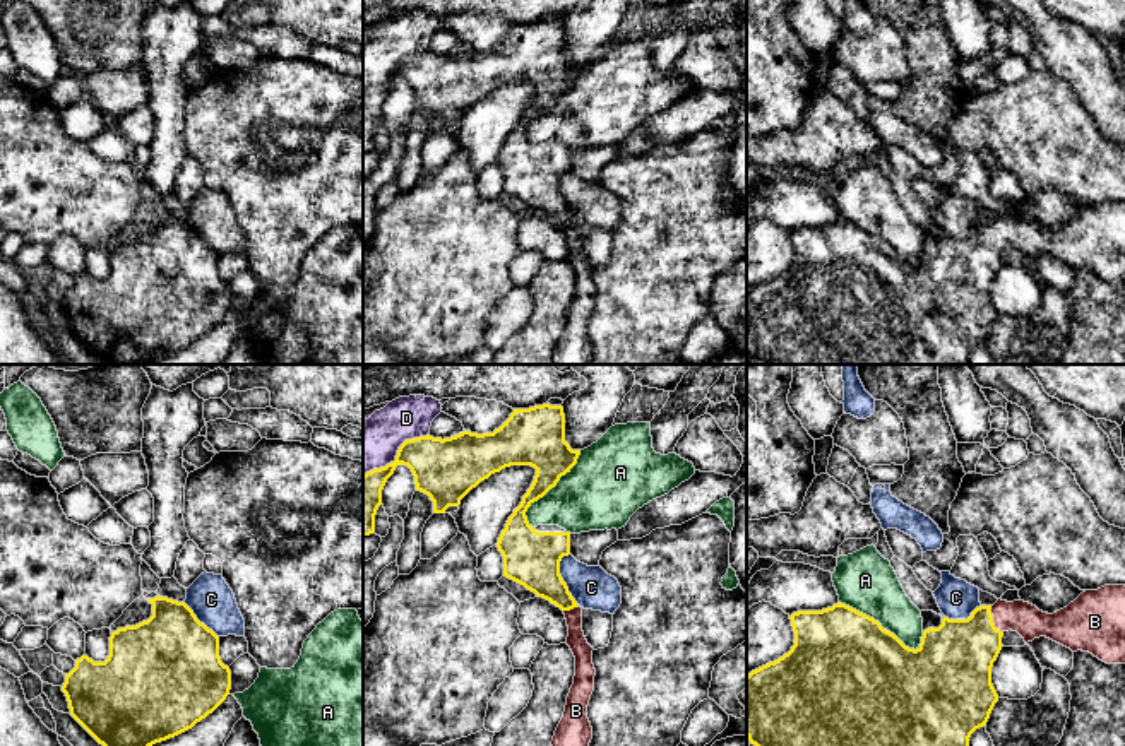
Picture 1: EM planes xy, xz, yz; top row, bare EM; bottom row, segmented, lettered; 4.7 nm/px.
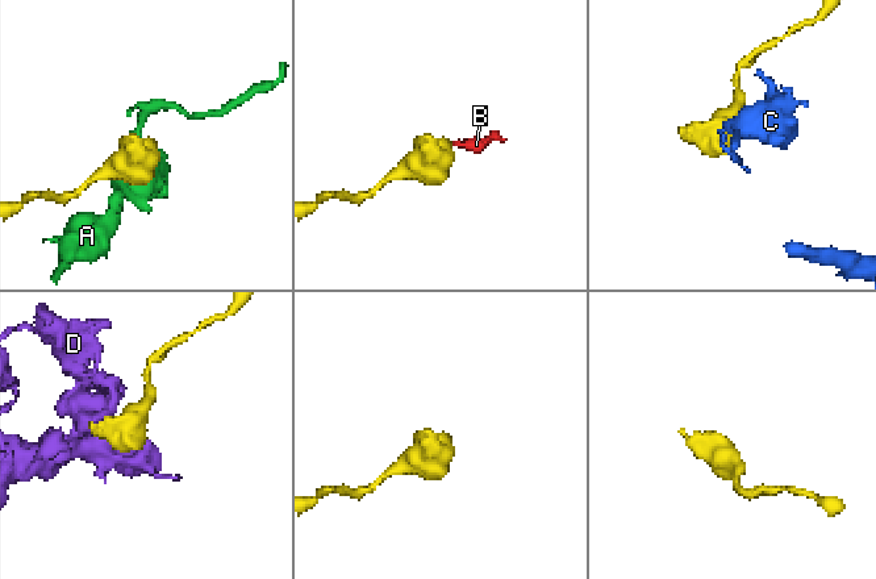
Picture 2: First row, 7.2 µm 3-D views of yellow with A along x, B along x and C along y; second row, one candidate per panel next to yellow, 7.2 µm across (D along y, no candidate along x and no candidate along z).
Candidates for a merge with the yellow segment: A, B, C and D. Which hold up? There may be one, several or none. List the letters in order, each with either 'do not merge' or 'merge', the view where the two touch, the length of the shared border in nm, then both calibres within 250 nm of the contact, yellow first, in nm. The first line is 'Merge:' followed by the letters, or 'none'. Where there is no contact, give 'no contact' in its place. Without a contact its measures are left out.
Merge: B
A: do not merge | yz | 440 nm | 500/280 nm
B: merge | yz | 140 nm | 340/150 nm
C: do not merge | xz | 260 nm | 260/200 nm
D: do not merge | xz | 360 nm | 300/240 nm

